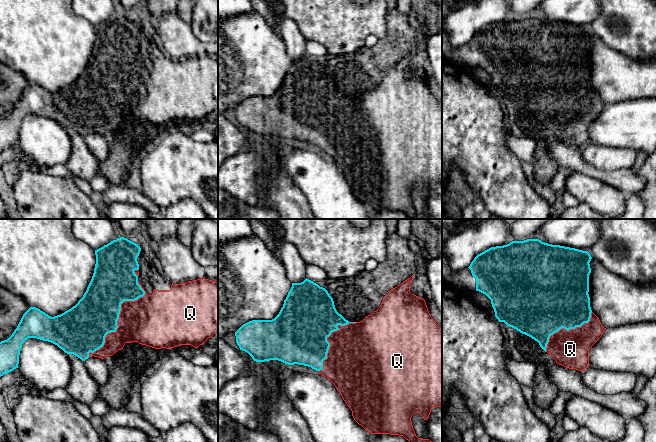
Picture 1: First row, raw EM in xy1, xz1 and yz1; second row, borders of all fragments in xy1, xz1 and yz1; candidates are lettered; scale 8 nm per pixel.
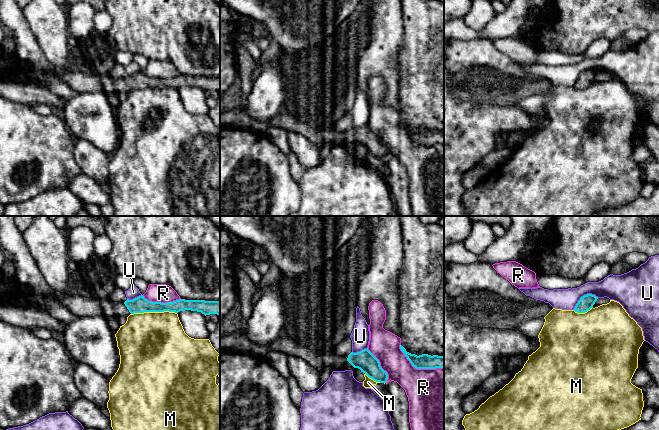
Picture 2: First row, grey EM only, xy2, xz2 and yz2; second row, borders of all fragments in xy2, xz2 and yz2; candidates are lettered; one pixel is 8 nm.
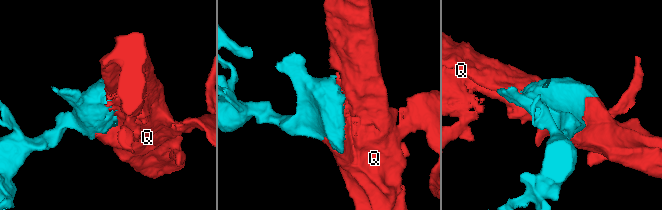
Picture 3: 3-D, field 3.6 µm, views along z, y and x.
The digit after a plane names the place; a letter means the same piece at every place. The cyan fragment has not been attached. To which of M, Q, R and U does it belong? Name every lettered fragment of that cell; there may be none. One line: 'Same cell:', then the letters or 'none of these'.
Same cell: Q

